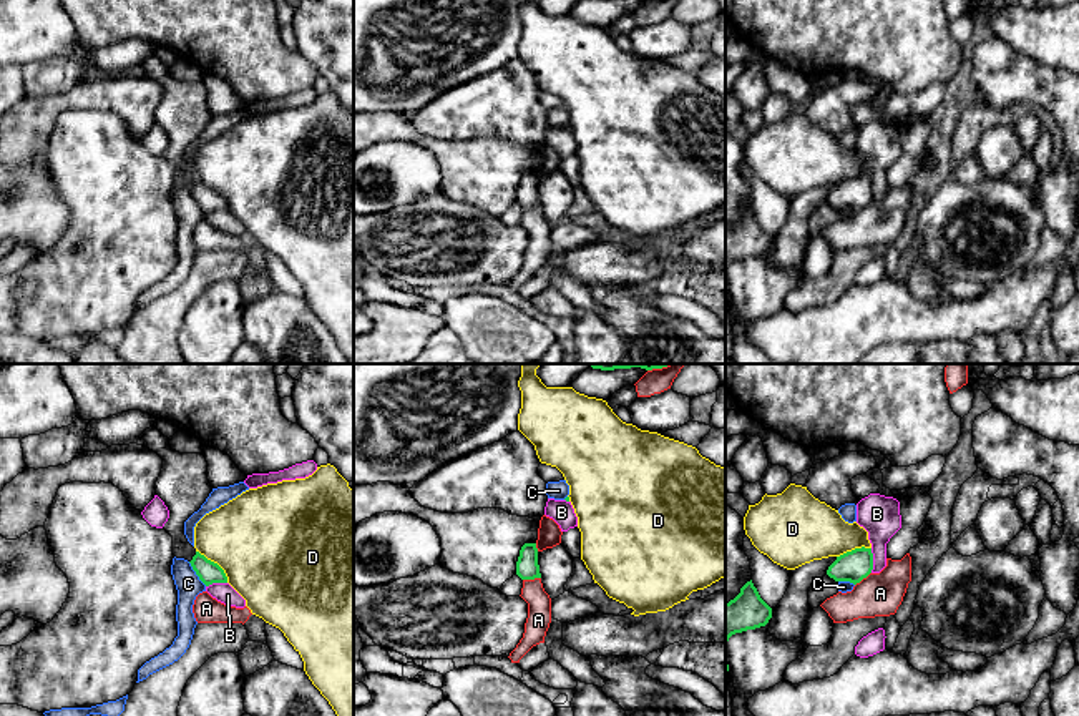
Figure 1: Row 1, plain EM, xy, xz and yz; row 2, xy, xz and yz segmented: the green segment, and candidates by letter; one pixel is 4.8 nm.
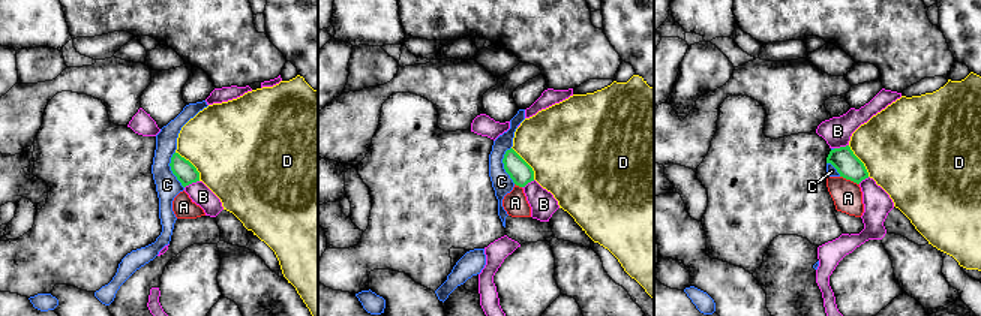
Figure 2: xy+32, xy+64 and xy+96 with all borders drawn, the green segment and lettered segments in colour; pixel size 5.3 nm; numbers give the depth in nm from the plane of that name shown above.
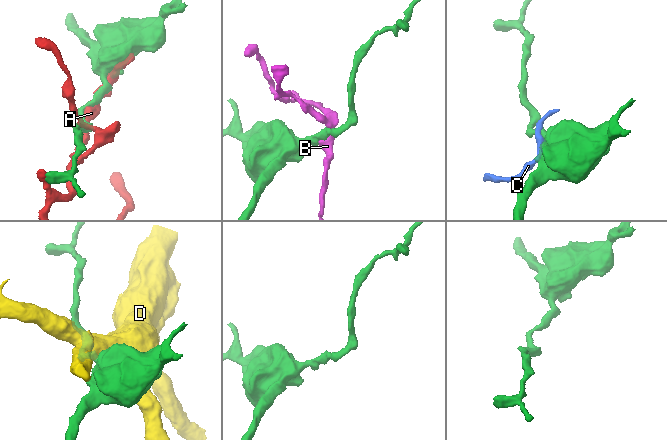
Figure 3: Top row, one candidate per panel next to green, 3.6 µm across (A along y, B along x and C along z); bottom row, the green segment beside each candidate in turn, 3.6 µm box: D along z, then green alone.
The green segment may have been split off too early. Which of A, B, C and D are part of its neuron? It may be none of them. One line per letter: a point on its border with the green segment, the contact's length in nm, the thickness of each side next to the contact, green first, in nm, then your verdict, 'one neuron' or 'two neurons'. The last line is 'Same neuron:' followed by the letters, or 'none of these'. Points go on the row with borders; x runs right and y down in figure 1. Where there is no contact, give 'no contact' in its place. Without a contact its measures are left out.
A: xz (532, 578) | 90 nm | 110/120 nm | two neurons
B: yz (872, 560) | 120 nm | 150/190 nm | two neurons
C: xy (196, 573) | 150 nm | 110/120 nm | two neurons
D: xy (216, 563) | 220 nm | 110/480 nm | two neurons
Same neuron: none of these

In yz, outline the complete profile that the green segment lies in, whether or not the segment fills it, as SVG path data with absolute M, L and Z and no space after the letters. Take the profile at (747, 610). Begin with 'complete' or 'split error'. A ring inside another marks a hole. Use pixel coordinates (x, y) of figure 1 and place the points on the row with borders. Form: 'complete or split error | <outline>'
complete | M752 580L740 588L740 593L734 600L725 603L725 673L729 671L729 638L735 633L765 626L770 618L772 608L760 598Z

